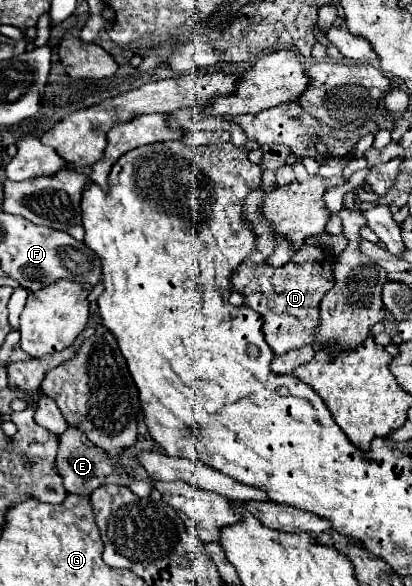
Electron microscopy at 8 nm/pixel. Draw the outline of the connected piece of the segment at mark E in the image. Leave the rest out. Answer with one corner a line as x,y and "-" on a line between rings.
68,427
68,431
62,433
58,439
60,439
60,447
58,447
56,465
58,465
58,471
60,471
62,479
64,479
66,491
82,495
82,497
90,497
92,491
98,485
102,485
102,481
116,469
118,459
110,459
110,455
106,455
106,451
92,445
88,441
88,437
84,433
80,433
80,429

